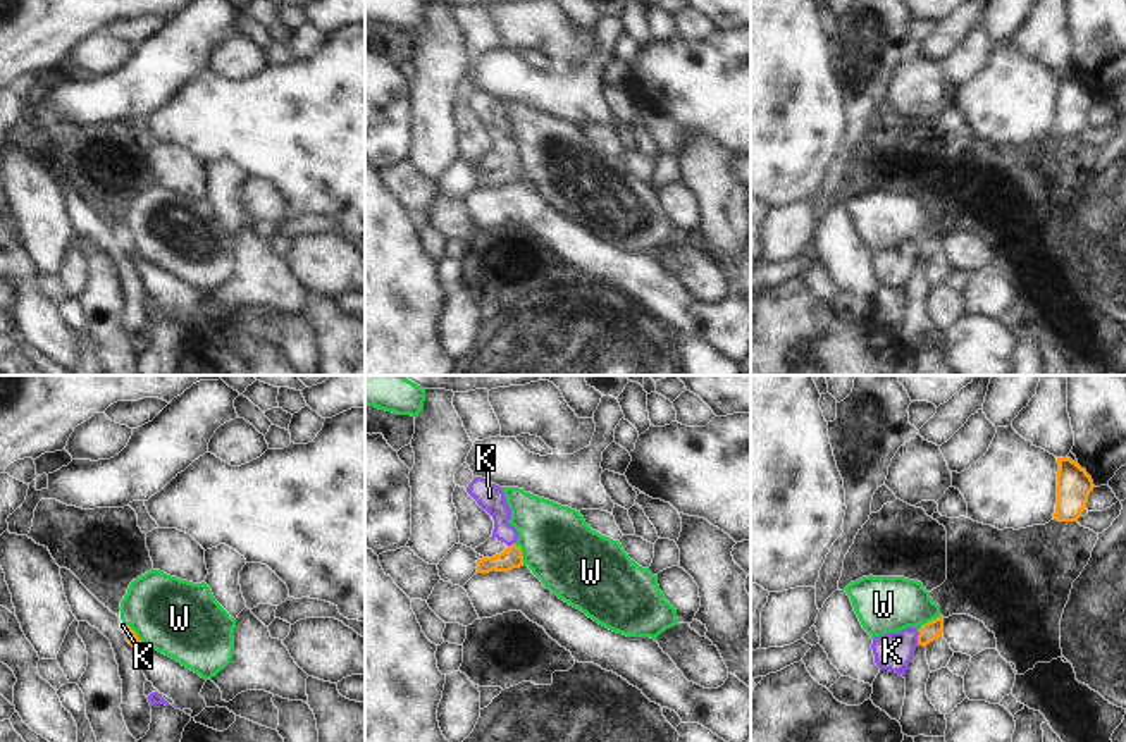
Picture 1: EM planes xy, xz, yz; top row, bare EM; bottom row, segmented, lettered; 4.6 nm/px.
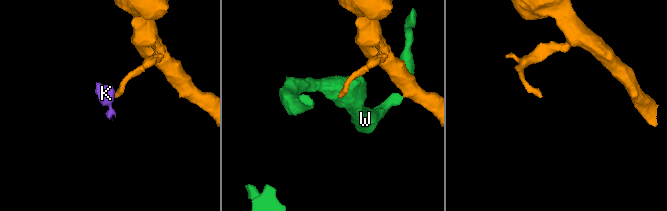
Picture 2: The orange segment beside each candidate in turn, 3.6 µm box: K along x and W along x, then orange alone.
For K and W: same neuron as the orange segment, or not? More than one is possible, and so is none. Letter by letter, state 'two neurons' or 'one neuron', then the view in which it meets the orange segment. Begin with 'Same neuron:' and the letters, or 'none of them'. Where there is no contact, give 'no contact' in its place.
Same neuron: none of them
K: two neurons | yz
W: two neurons | yz

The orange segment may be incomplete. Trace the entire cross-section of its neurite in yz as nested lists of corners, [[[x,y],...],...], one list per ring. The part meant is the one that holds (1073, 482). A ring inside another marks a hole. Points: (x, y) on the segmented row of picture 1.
[[[1057,458],[1057,503],[1054,520],[1078,522],[1093,491],[1093,480],[1085,468],[1071,458]]]

